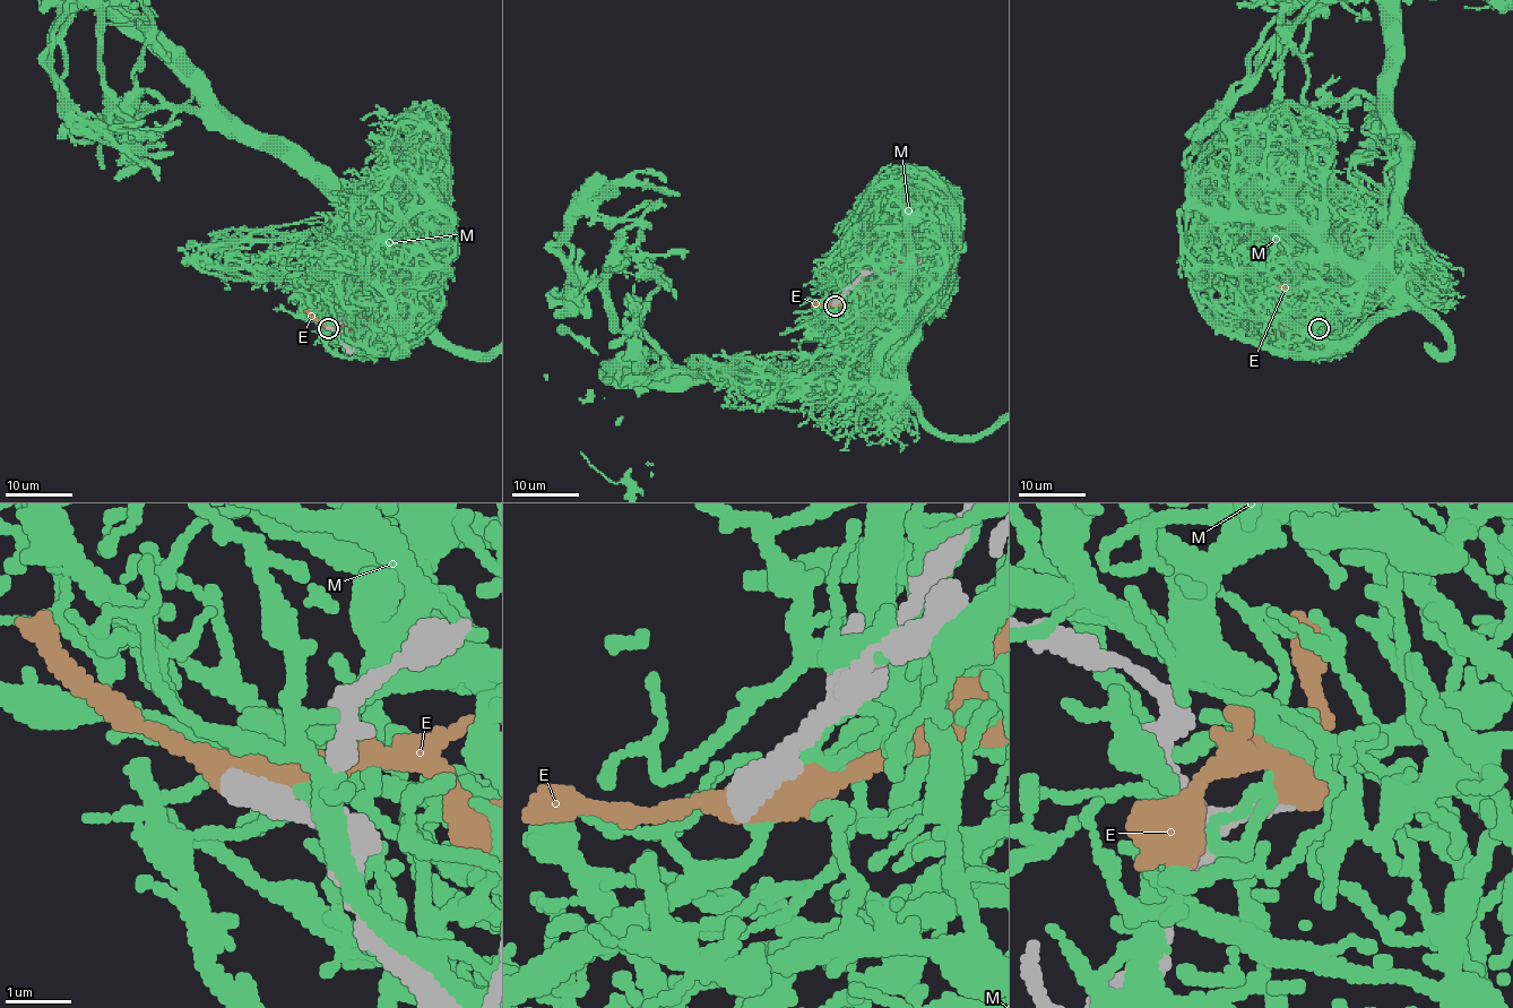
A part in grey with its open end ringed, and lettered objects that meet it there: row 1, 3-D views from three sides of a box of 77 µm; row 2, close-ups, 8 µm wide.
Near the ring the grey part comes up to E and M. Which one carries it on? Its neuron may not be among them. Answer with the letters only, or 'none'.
none

